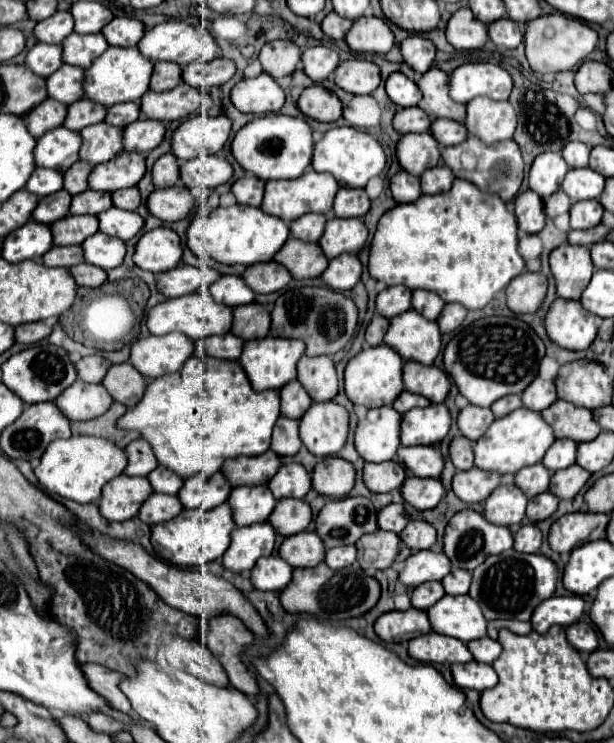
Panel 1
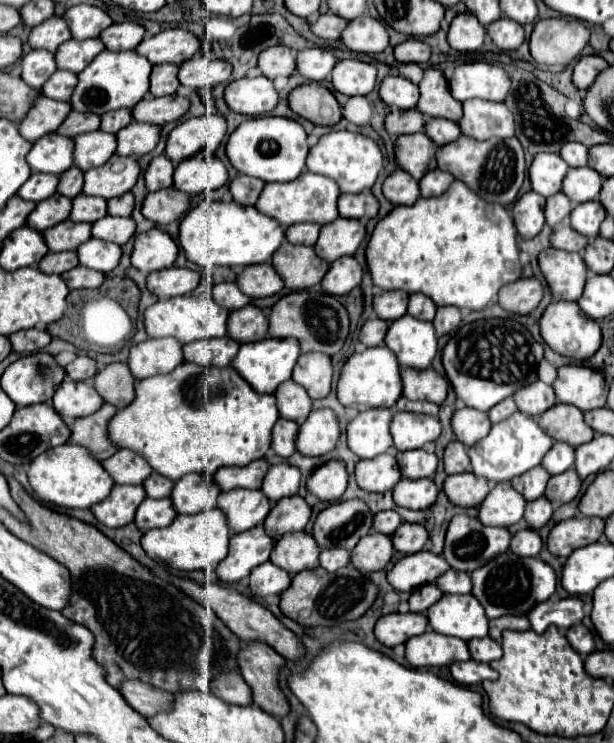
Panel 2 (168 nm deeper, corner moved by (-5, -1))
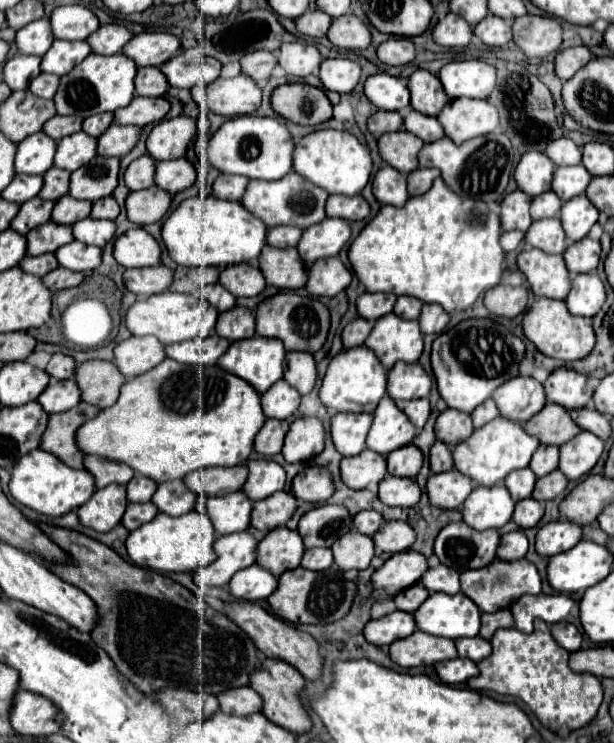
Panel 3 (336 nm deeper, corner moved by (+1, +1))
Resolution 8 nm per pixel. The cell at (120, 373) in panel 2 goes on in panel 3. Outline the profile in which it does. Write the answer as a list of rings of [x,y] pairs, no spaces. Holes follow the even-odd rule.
[[[86,360],[84,364],[76,366],[76,384],[82,392],[82,400],[100,410],[116,402],[124,382],[126,378],[120,374],[120,370],[116,370],[114,362]]]

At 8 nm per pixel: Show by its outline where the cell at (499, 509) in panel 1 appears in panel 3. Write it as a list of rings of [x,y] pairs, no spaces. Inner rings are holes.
[[[504,484],[478,486],[466,498],[462,518],[476,530],[488,530],[504,526],[512,518],[512,512],[514,502]]]

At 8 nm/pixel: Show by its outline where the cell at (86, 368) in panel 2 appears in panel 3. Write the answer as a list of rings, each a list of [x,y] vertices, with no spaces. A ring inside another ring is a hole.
[[[52,354],[46,372],[56,378],[56,380],[66,380],[66,378],[74,378],[74,370],[76,370],[76,362],[74,358],[66,356],[66,354]]]

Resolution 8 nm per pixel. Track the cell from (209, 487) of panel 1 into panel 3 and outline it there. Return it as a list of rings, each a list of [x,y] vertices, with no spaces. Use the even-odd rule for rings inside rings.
[[[176,480],[176,482],[158,484],[158,490],[154,492],[152,502],[160,512],[168,516],[180,516],[194,510],[196,494],[188,490],[182,480]]]

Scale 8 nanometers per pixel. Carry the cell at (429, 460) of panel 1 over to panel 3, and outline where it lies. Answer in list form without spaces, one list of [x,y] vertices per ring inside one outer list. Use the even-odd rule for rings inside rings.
[[[408,444],[408,446],[402,446],[398,450],[392,450],[388,456],[386,456],[386,462],[388,462],[388,474],[390,476],[404,476],[404,478],[416,478],[418,470],[422,468],[422,452]]]

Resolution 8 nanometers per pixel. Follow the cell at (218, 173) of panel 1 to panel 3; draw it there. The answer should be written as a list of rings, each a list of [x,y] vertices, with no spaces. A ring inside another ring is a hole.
[[[178,158],[178,160],[156,162],[154,184],[160,186],[162,190],[176,194],[190,188],[194,182],[196,182],[196,168],[190,160]]]

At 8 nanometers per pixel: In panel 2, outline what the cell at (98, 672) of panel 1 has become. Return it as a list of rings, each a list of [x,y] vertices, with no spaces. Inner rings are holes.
[[[124,680],[120,686],[120,694],[138,714],[142,714],[146,718],[158,714],[172,702],[170,692],[158,690],[140,680]]]

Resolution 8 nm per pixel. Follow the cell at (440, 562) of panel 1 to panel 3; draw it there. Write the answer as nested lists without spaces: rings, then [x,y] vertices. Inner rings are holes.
[[[414,550],[398,552],[372,574],[372,586],[376,590],[384,590],[386,596],[394,598],[398,592],[416,584],[426,570],[428,570],[426,558],[420,552]]]

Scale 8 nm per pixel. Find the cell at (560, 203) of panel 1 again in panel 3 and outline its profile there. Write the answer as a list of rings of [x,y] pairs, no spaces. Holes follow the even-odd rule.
[[[552,190],[536,196],[530,204],[530,216],[532,220],[540,220],[540,218],[552,218],[560,214],[560,206],[562,200],[556,198],[556,194],[552,194]]]

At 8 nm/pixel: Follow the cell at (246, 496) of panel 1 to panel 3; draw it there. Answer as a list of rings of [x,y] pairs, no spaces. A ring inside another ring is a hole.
[[[232,492],[220,498],[208,498],[208,516],[218,536],[242,532],[250,526],[252,502],[244,492]]]

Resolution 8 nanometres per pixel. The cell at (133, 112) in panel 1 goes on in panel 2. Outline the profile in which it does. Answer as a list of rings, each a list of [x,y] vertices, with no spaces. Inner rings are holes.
[[[120,108],[120,110],[114,110],[114,112],[102,114],[102,126],[100,126],[100,130],[110,132],[110,134],[116,134],[124,126],[128,126],[130,122],[132,122],[132,110]]]

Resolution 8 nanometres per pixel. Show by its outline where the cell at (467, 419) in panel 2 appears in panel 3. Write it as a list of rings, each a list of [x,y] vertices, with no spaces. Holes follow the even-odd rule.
[[[448,408],[438,416],[434,432],[436,432],[438,440],[442,440],[446,446],[454,448],[474,432],[474,426],[472,426],[470,414]]]

